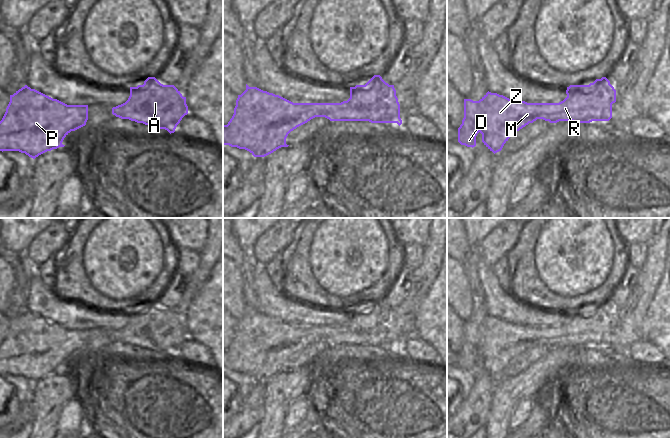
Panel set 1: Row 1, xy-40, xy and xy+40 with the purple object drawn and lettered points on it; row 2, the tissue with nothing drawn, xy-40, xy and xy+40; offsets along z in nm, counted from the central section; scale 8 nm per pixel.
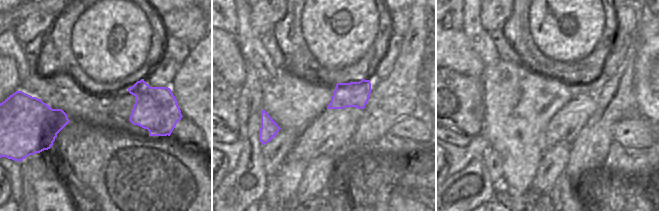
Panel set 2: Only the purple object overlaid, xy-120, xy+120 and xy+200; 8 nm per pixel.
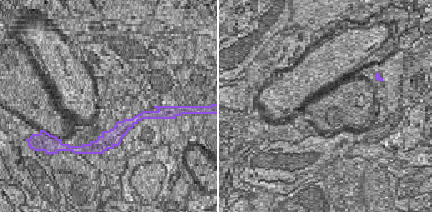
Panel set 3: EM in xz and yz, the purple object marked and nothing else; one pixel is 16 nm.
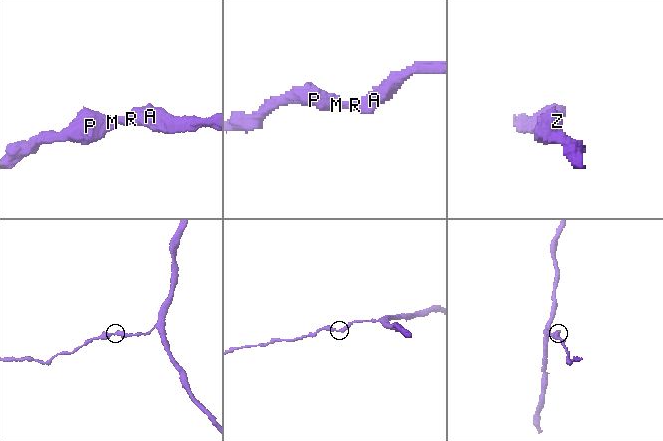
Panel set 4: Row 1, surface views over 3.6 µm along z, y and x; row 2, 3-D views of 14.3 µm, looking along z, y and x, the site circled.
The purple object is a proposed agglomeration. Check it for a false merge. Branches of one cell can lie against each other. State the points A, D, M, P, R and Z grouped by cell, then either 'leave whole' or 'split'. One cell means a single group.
A D M P R Z; leave whole

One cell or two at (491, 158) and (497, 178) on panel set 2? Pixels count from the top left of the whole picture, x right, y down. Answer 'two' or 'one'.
one

